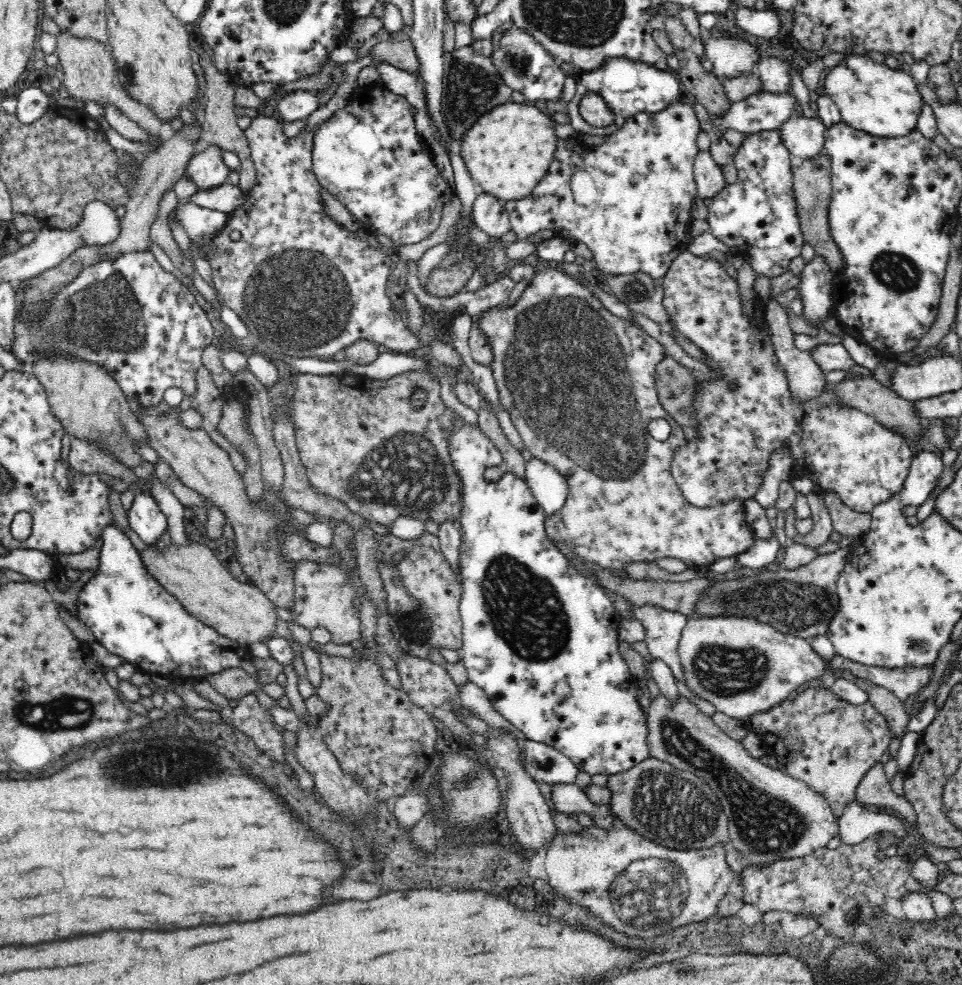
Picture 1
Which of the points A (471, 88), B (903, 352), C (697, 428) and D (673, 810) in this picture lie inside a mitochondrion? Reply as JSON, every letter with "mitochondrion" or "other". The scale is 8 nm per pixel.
{"A":"mitochondrion","B":"other","C":"other","D":"mitochondrion"}

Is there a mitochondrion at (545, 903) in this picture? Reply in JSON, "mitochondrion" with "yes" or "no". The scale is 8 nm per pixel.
{"mitochondrion":"no"}

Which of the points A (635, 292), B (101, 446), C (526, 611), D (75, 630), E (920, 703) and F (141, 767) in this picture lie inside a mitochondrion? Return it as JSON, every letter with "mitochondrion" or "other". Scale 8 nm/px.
{"A":"mitochondrion","B":"other","C":"mitochondrion","D":"other","E":"other","F":"mitochondrion"}

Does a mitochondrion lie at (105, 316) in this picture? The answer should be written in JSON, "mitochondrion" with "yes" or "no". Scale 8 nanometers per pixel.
{"mitochondrion":"yes"}

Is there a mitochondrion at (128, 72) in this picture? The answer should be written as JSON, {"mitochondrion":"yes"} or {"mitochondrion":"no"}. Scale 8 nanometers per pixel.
{"mitochondrion":"yes"}

